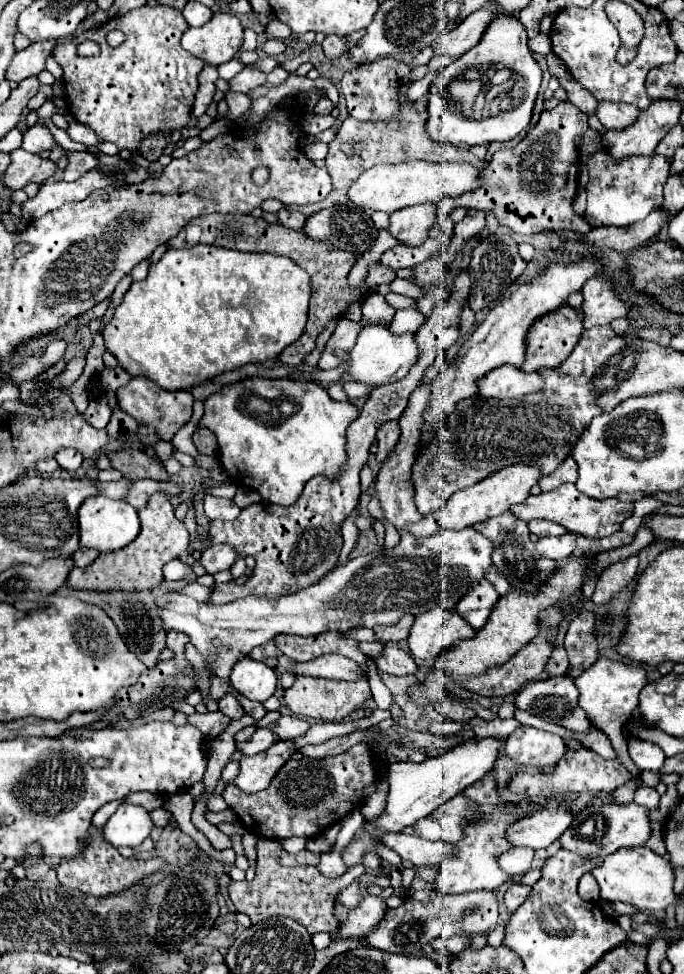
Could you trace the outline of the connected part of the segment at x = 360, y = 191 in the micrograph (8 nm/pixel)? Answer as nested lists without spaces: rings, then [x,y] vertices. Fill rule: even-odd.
[[[407,161],[401,165],[377,165],[365,171],[349,189],[349,199],[355,205],[373,211],[393,213],[397,209],[421,203],[439,203],[445,197],[459,197],[467,191],[475,191],[481,185],[479,169],[465,163],[429,163]]]

